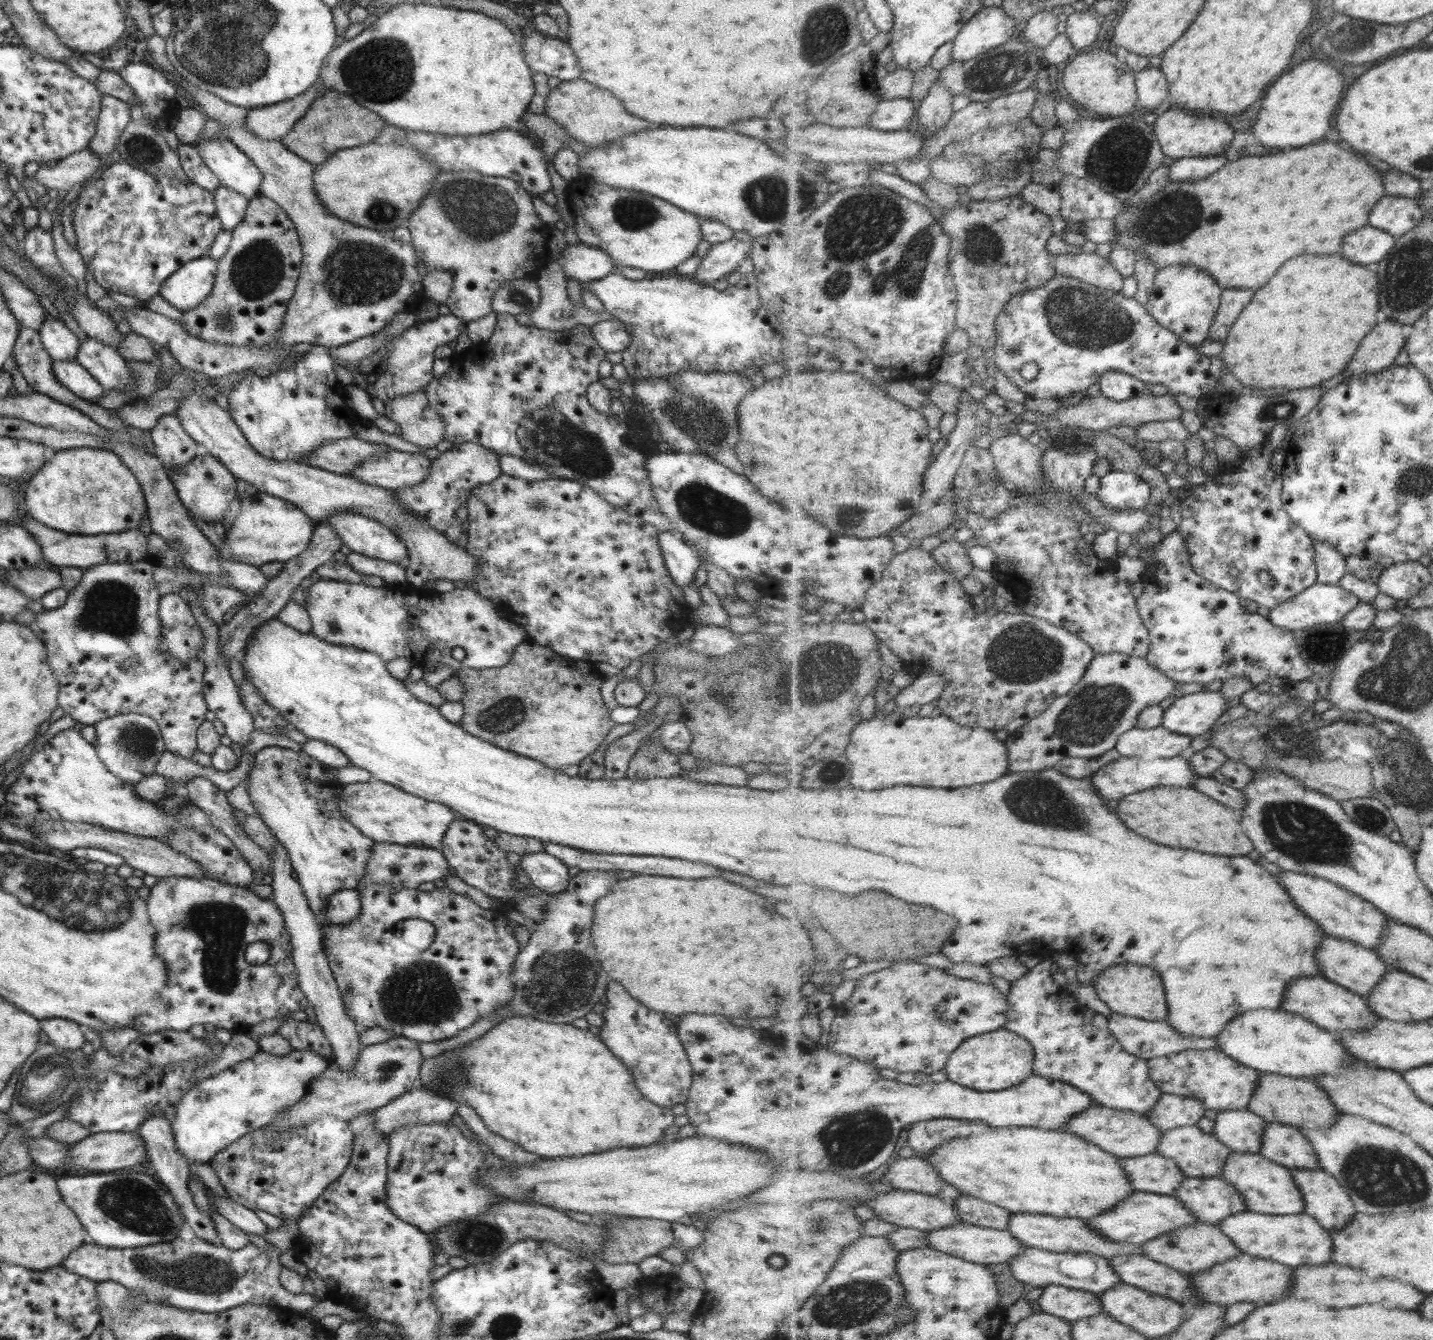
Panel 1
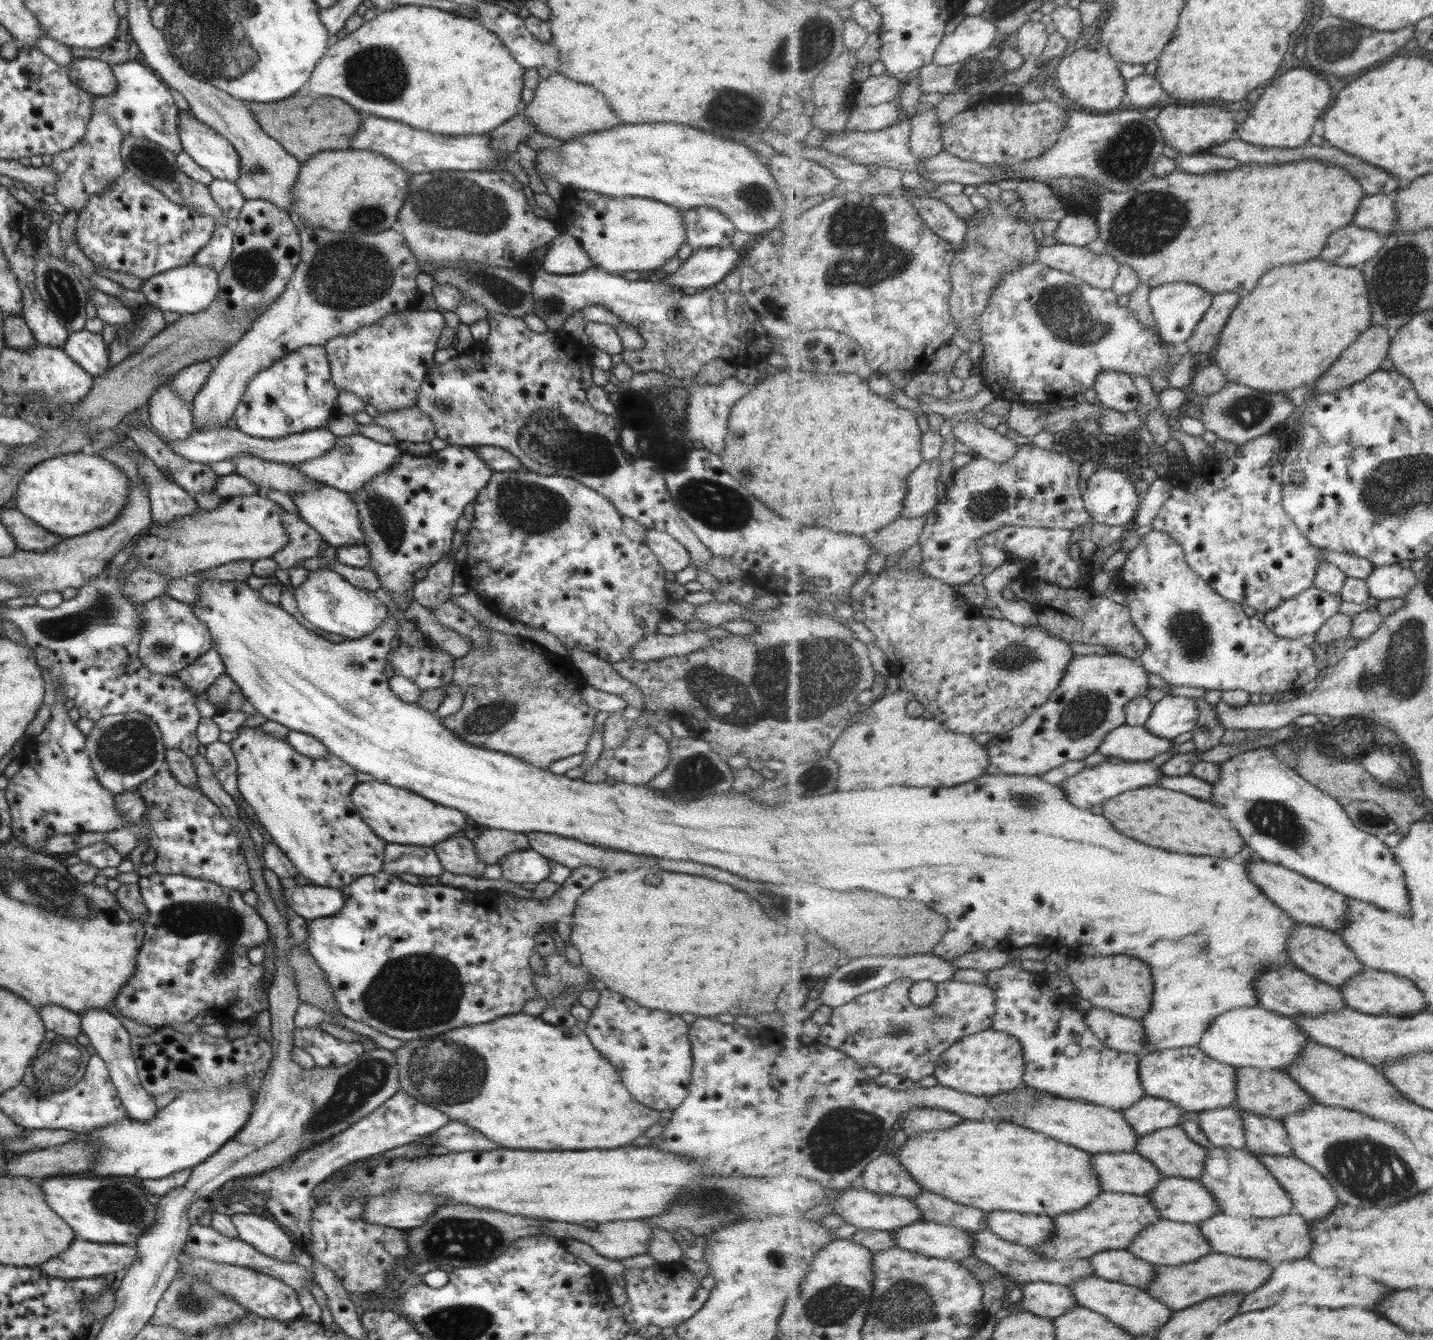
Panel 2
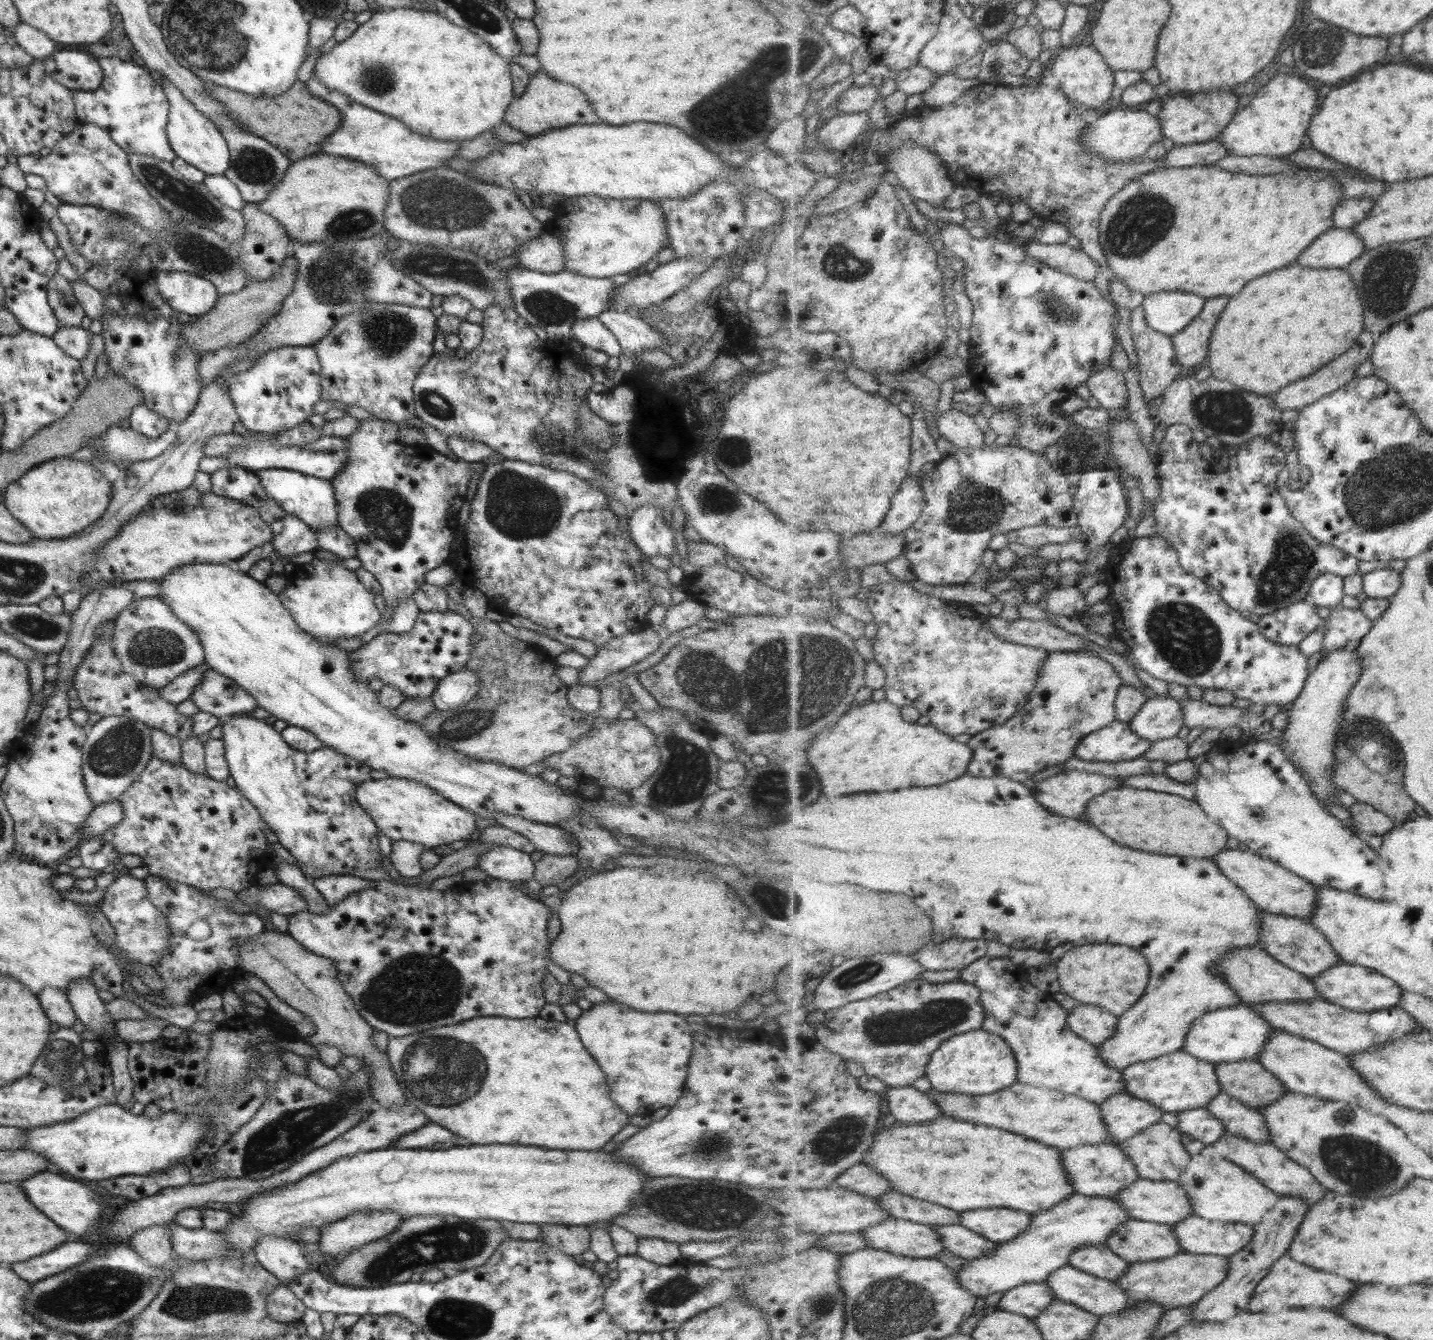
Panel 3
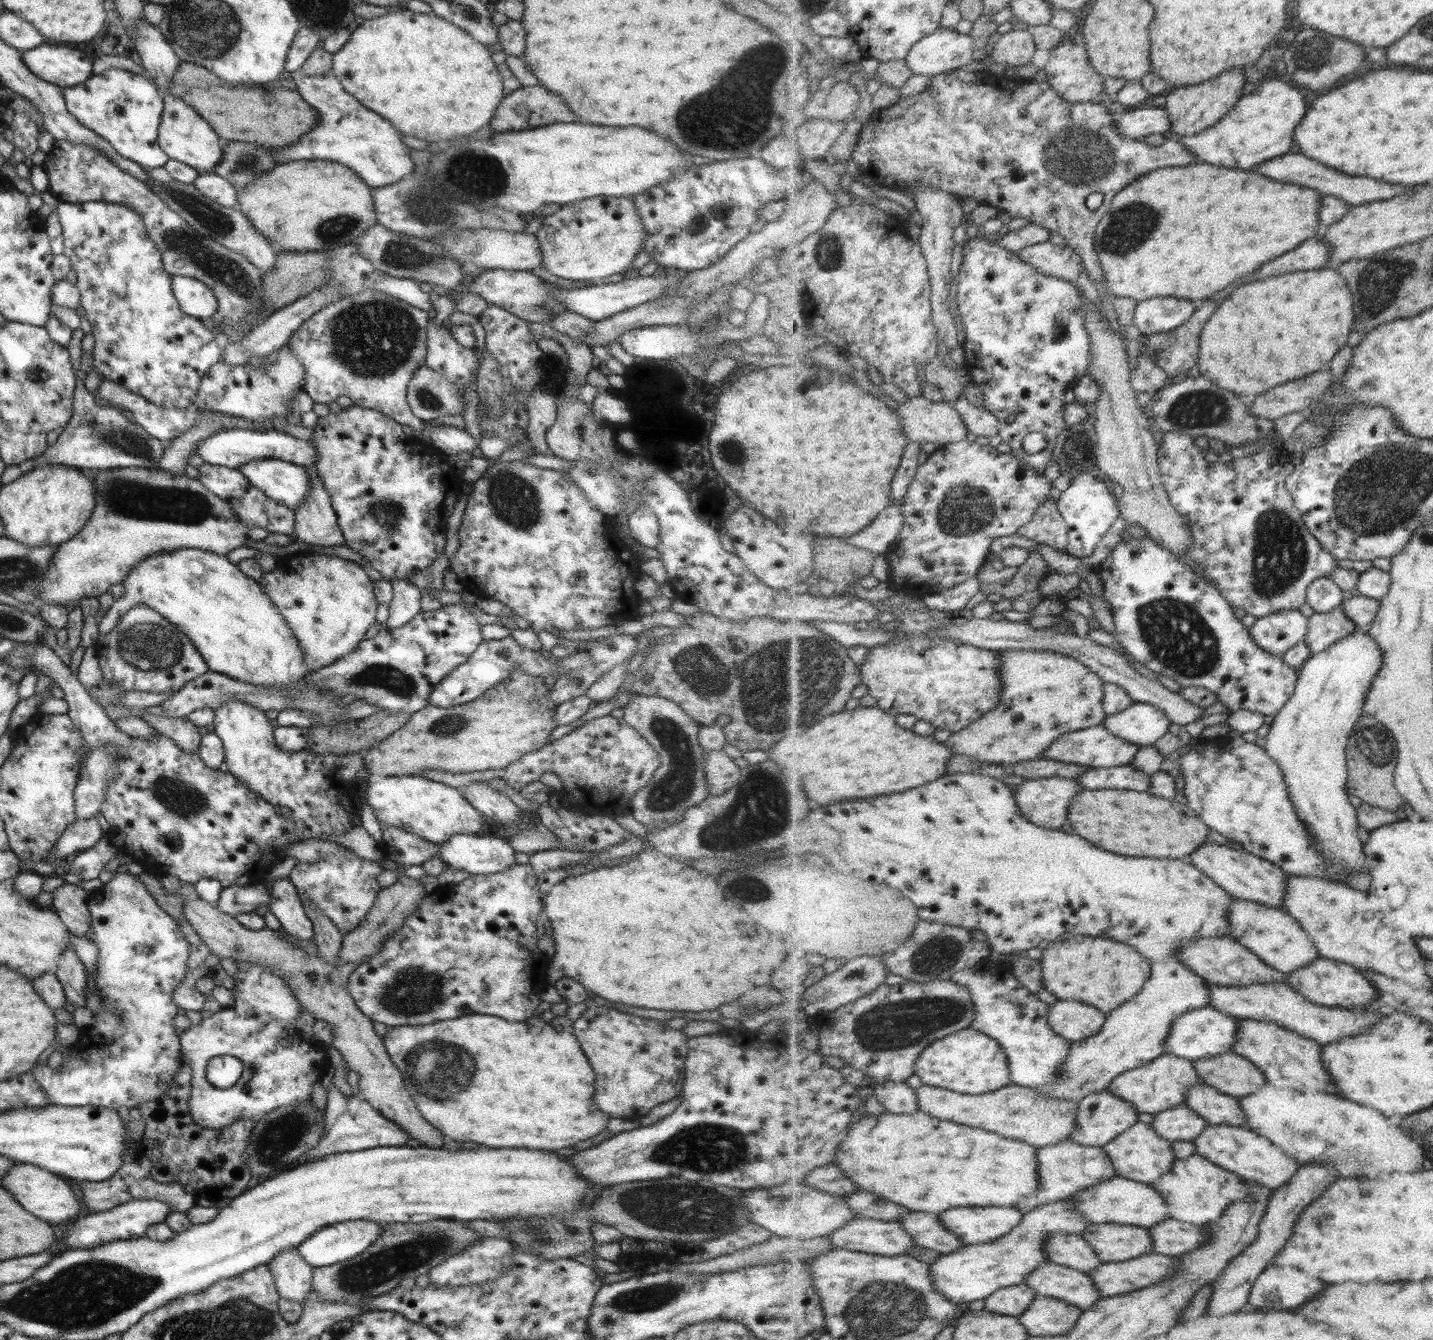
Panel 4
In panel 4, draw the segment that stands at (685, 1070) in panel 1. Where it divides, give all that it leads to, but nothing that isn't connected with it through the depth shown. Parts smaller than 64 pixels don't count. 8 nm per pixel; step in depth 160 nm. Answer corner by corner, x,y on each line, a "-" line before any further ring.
593,1003
587,1005
569,1029
594,1074
593,1104
609,1119
639,1120
653,1106
680,1096
688,1039
681,1030
665,1027
661,1020
637,1017

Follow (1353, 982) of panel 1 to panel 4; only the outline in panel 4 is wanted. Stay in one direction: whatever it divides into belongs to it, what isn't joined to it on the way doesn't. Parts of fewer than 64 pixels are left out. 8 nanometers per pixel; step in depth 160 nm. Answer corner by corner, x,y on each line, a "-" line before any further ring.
1237,899
1230,904
1230,936
1259,955
1269,966
1279,972
1290,973
1318,959
1320,952
1295,917
1283,909
1271,908
1263,903

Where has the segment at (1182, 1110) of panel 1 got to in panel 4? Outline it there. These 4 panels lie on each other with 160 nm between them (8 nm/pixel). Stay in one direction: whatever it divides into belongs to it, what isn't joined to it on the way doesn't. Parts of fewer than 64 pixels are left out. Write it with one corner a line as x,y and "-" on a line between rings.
1110,1090
1093,1093
1078,1101
1077,1130
1071,1141
1085,1146
1105,1147
1139,1123
1139,1112
1126,1100
1115,1096

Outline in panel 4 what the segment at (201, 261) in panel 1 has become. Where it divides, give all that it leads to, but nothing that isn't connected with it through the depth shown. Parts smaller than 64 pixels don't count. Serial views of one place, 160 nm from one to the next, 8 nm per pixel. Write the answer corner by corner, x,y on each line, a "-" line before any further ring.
185,276
171,277
171,292
179,308
194,319
215,318
215,296
198,280

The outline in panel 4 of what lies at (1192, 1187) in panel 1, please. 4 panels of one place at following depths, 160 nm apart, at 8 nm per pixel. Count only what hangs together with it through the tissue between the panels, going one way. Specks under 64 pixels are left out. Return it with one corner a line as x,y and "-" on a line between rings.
1117,1177
1107,1182
1101,1182
1097,1186
1091,1186
1087,1190
1078,1192
1072,1196
1072,1204
1088,1220
1095,1224
1117,1223
1137,1225
1151,1228
1169,1218
1166,1200
1163,1195
1153,1189
1149,1183
1141,1183
1129,1178

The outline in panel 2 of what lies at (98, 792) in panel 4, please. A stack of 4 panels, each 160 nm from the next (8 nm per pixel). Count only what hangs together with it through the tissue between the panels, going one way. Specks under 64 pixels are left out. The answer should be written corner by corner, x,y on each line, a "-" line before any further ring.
129,712
98,718
89,734
84,737
84,753
88,756
95,780
99,786
113,795
136,789
141,782
163,768
166,764
164,762
164,748
157,725
150,718
139,713

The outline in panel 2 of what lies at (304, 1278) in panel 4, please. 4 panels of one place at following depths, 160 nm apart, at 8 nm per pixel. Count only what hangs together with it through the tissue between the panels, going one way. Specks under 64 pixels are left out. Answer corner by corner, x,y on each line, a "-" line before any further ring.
237,1213
230,1216
238,1238
253,1249
281,1262
289,1261
297,1242
286,1234
278,1223
253,1213

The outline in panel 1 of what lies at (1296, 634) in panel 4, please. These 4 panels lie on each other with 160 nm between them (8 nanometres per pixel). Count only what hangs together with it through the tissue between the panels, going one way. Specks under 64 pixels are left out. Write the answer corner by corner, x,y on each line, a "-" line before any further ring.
1317,582
1309,589
1290,598
1289,601
1282,602
1275,608
1270,609
1267,617
1279,628
1299,631
1309,629
1315,624
1331,624
1342,621
1346,614
1359,606
1359,603
1361,603
1359,597
1351,591
1345,590
1342,586

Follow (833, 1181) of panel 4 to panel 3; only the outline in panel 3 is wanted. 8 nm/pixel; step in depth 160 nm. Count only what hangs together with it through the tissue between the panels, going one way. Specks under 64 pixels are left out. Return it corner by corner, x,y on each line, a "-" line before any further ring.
862,1162
851,1166
843,1176
839,1176
835,1180
835,1186
877,1198
894,1190
893,1185
883,1175
877,1173
872,1166

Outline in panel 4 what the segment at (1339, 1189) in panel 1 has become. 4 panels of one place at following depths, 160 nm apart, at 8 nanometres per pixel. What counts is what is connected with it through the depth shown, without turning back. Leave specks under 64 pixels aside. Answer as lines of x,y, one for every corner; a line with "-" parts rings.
1211,1125
1194,1142
1197,1155
1209,1158
1225,1170
1231,1170
1249,1182
1257,1182
1272,1192
1287,1186
1287,1182
1291,1182
1291,1178
1299,1172
1300,1162
1297,1159
1285,1154
1270,1139
1246,1127

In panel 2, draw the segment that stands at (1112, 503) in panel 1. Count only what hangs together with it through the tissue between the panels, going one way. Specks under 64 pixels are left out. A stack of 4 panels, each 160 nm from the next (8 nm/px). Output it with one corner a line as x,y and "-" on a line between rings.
1097,470
1082,492
1086,509
1099,524
1125,526
1138,513
1142,496
1127,474
1115,470

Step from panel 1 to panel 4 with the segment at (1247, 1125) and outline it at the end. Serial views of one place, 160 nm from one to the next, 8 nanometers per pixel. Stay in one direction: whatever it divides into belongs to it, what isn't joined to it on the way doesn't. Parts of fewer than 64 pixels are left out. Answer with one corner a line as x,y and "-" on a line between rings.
1187,1104
1171,1107
1154,1116
1153,1129
1171,1141
1195,1141
1201,1138
1211,1123
1193,1111

